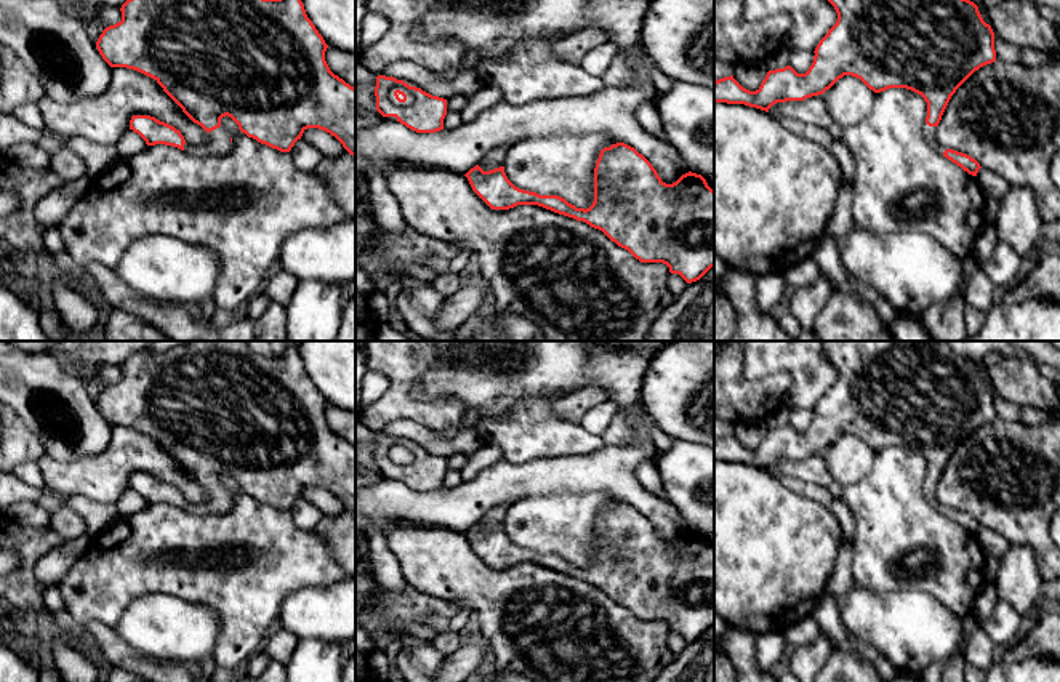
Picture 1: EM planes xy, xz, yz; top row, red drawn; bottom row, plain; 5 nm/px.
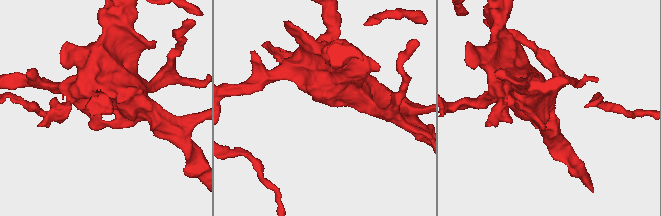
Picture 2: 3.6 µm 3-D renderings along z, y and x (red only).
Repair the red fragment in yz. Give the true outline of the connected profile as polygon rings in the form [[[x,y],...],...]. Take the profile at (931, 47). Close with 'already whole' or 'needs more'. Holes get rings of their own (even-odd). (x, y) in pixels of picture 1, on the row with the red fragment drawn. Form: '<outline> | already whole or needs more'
[[[828,0],[837,21],[815,48],[805,74],[791,66],[769,70],[756,91],[743,88],[733,75],[714,82],[714,102],[745,104],[769,112],[777,102],[804,101],[823,94],[844,75],[860,78],[874,93],[906,88],[924,98],[927,144],[977,176],[980,163],[967,154],[946,149],[937,139],[937,126],[956,90],[980,67],[996,61],[994,32],[970,0]]] | needs more

